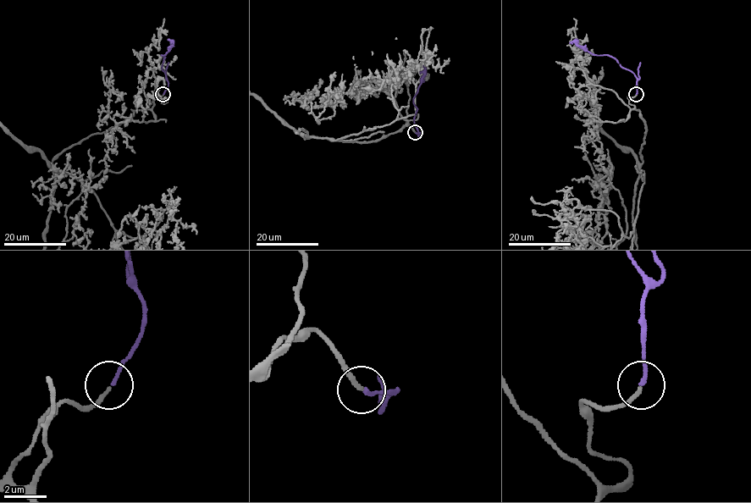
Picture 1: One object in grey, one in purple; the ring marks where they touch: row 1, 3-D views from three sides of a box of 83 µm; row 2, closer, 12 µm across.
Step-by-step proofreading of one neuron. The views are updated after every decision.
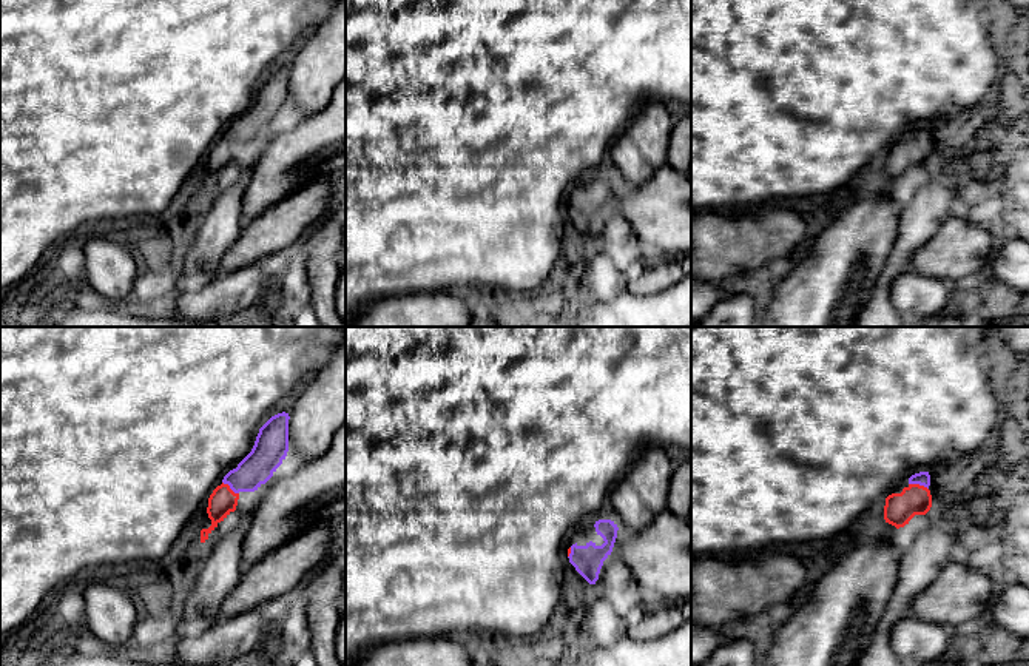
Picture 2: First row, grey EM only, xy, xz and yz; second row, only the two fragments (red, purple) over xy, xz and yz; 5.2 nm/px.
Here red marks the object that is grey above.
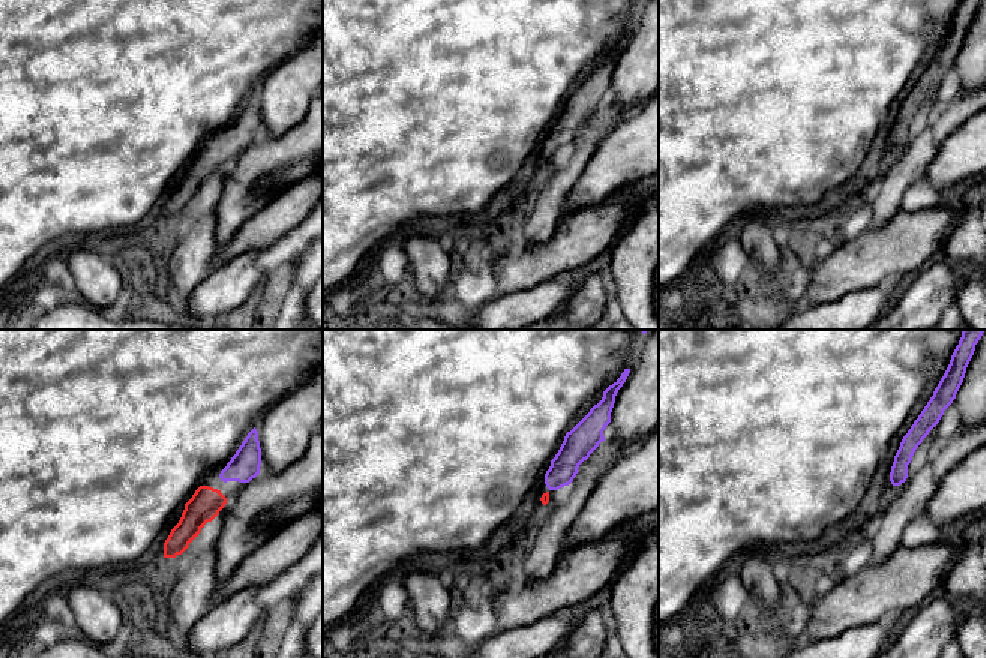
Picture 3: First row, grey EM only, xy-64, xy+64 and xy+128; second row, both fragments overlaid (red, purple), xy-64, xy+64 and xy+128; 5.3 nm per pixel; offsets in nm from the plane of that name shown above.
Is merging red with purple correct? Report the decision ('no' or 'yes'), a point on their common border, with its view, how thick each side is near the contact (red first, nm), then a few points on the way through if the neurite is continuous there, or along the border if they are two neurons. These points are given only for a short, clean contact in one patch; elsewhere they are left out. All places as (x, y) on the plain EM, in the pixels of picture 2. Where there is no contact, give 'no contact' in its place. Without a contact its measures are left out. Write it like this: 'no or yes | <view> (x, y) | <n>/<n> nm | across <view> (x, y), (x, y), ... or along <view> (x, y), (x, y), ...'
yes | yz (918, 139) | 160/80 nm | across yz (915, 154), (918, 139), (923, 133)

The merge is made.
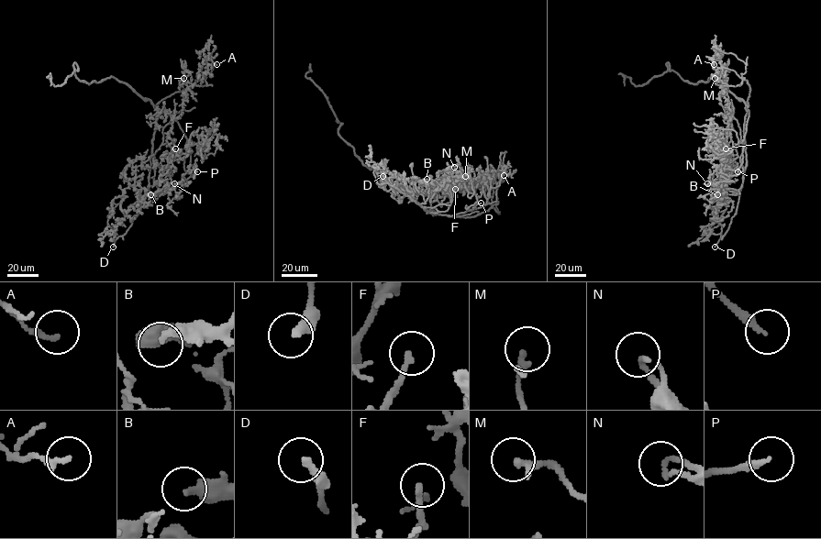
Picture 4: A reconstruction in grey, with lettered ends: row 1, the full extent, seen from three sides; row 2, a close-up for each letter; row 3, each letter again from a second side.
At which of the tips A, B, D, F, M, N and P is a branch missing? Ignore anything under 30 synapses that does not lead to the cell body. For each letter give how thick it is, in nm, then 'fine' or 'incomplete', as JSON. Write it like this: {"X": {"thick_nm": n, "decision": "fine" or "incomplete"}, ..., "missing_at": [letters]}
{"A": {"thick_nm": 200, "decision": "fine"}, "B": {"thick_nm": 280, "decision": "fine"}, "D": {"thick_nm": 300, "decision": "incomplete"}, "F": {"thick_nm": 200, "decision": "incomplete"}, "M": {"thick_nm": 220, "decision": "fine"}, "N": {"thick_nm": 190, "decision": "fine"}, "P": {"thick_nm": 240, "decision": "incomplete"}, "missing_at": ["D", "F", "P"]}

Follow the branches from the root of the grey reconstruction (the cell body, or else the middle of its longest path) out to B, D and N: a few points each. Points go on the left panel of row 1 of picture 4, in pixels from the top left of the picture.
B: (152, 104), (157, 116), (152, 153), (158, 164), (172, 175), (162, 188), (150, 194)
D: (152, 104), (157, 116), (149, 187), (140, 212), (113, 247)
N: (152, 104), (176, 121), (187, 139), (184, 169), (194, 175), (182, 183), (174, 183)

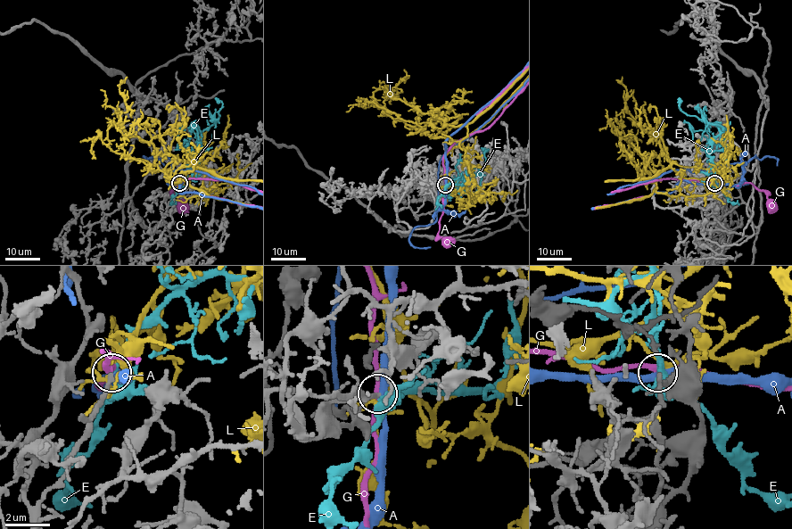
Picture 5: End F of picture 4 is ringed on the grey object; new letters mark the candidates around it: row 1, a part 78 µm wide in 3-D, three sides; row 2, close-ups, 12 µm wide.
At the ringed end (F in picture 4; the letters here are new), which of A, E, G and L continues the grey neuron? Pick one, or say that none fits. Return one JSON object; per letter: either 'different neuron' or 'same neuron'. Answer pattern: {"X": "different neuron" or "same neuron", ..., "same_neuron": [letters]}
{"A": "different neuron", "E": "same neuron", "G": "different neuron", "L": "different neuron", "same_neuron": ["E"]}

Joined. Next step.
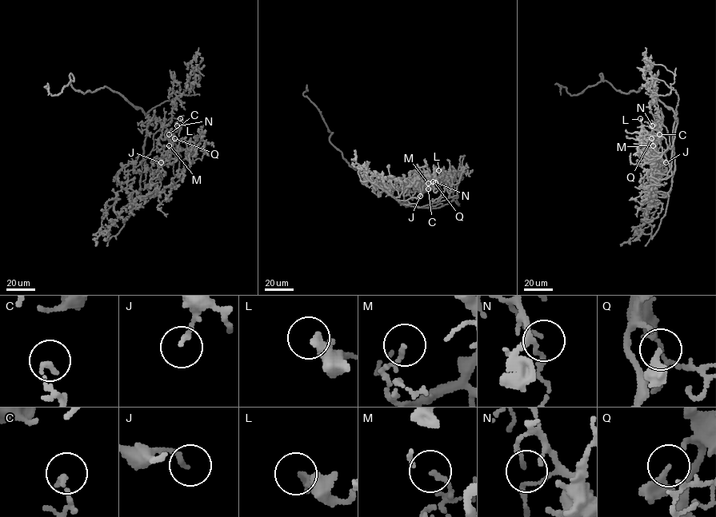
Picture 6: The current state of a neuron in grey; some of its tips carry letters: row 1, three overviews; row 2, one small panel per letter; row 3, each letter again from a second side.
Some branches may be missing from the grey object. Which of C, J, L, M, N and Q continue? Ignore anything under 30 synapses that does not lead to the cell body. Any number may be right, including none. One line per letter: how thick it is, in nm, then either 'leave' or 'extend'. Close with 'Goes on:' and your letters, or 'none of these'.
C: 180 nm thick; leave
J: 160 nm thick; leave
L: 340 nm thick; leave
M: 100 nm thick; leave
N: 120 nm thick; leave
Q: 200 nm thick; leave
Goes on: none of these

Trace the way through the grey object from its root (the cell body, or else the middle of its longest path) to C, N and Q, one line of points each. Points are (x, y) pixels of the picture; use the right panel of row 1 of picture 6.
C: (674, 111), (673, 172), (666, 159), (667, 150), (662, 148), (659, 138), (657, 140), (661, 139), (659, 134)
N: (674, 111), (674, 171), (671, 175), (661, 173), (655, 167), (652, 139), (659, 132), (652, 125)
Q: (674, 111), (672, 143), (674, 171), (671, 175), (661, 173), (655, 167), (655, 146), (651, 138)

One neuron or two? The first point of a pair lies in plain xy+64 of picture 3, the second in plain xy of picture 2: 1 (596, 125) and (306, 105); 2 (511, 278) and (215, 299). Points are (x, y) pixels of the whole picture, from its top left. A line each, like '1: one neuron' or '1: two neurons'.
1: two neurons
2: one neuron

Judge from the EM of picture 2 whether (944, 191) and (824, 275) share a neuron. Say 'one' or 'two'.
one

